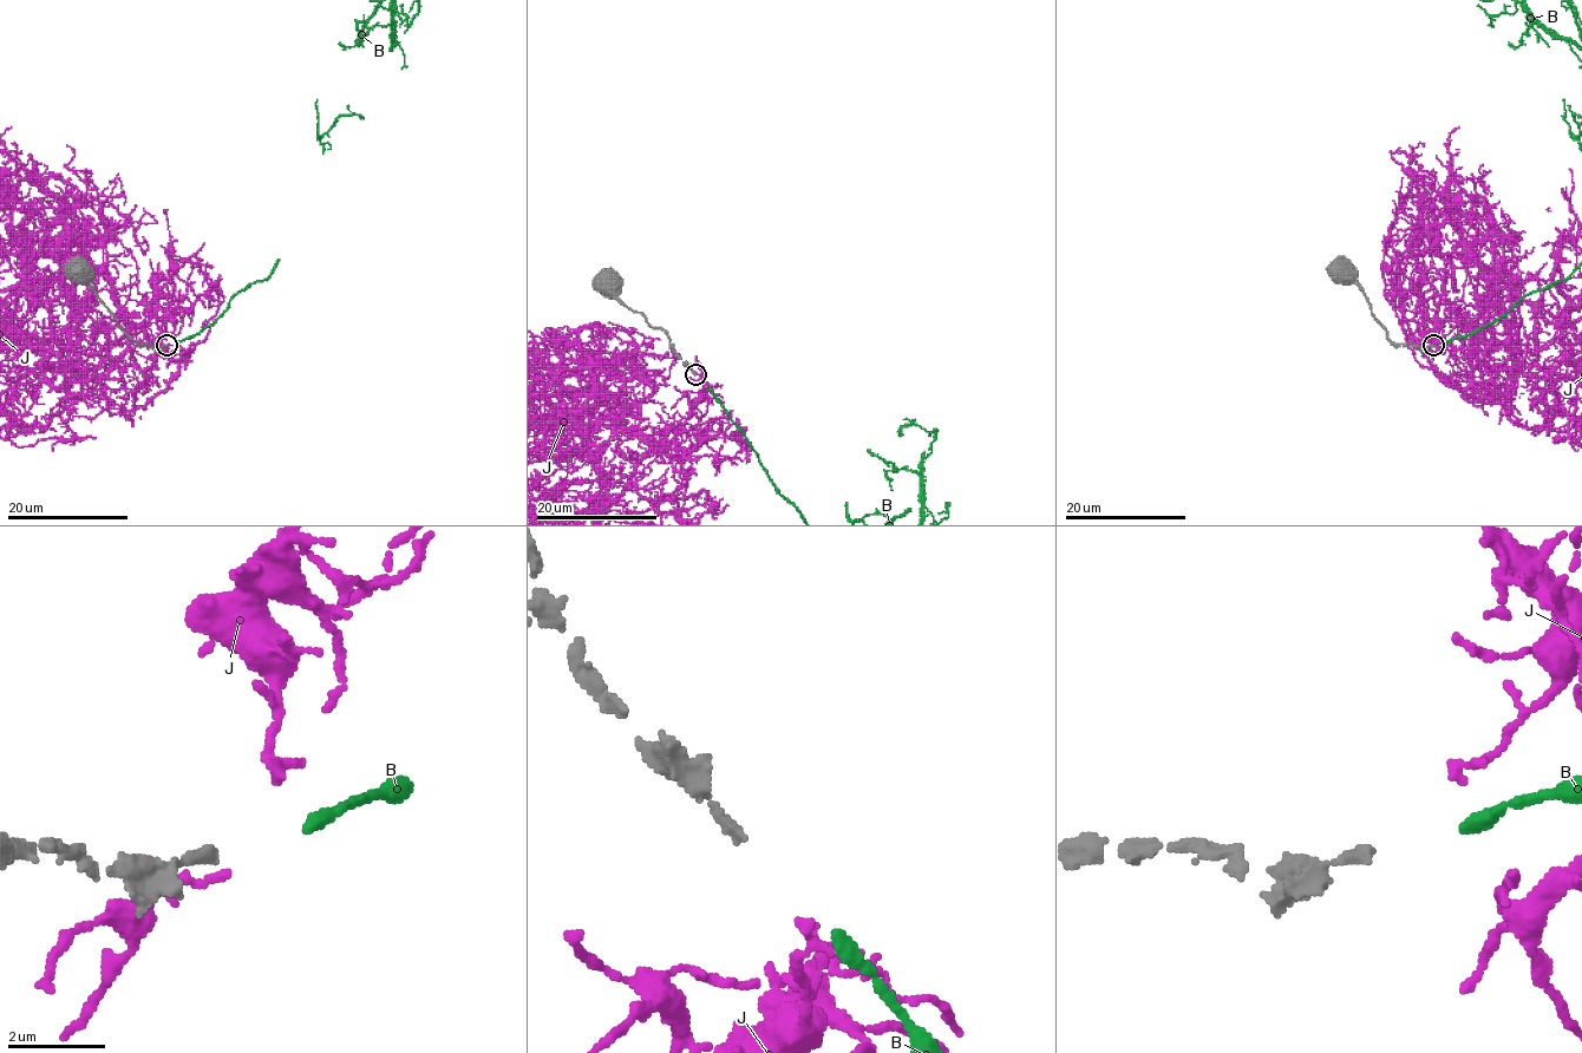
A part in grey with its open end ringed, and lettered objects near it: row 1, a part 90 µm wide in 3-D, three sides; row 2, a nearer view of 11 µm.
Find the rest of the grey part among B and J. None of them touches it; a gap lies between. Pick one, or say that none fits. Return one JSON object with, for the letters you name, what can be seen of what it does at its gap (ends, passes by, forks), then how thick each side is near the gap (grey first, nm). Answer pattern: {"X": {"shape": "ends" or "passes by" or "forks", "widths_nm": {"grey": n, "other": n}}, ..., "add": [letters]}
{"B": {"shape": "ends", "widths_nm": {"grey": 240, "other": 320}}, "add": ["B"]}

